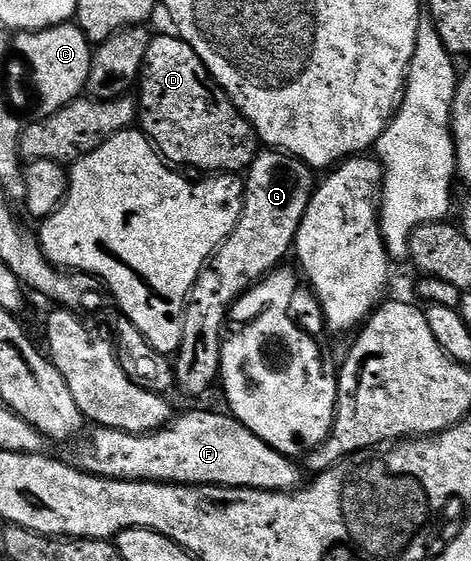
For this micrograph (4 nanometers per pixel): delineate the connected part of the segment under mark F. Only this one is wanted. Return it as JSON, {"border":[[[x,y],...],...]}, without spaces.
{"border":[[[194,409],[179,417],[177,414],[167,425],[152,433],[125,433],[101,427],[93,431],[95,433],[79,447],[76,460],[77,468],[93,477],[110,477],[114,481],[161,481],[168,485],[223,485],[225,489],[263,489],[273,493],[288,493],[303,484],[303,470],[297,460],[268,447],[264,439],[252,435],[244,423],[226,411],[213,413],[210,409]]]}

